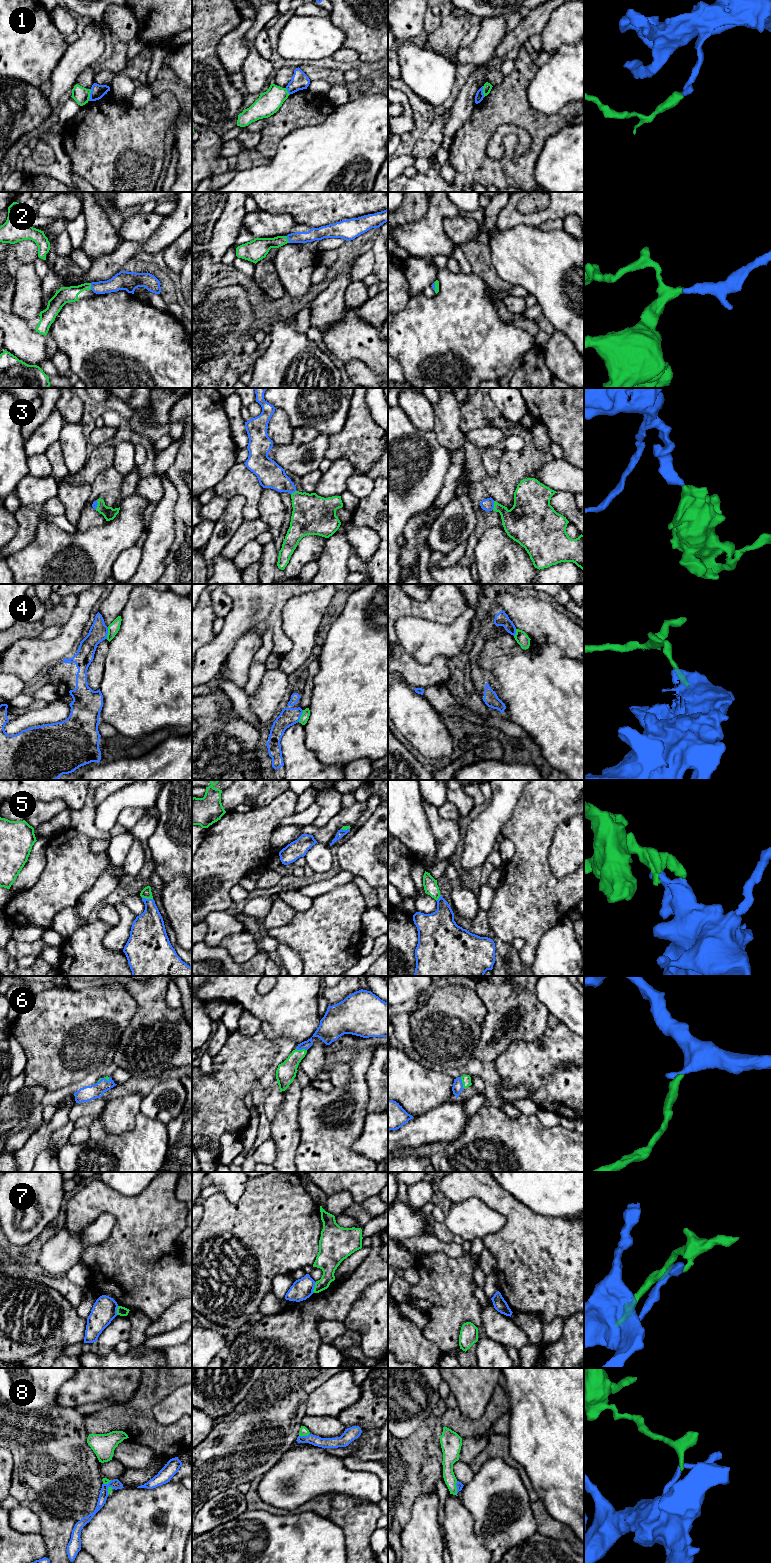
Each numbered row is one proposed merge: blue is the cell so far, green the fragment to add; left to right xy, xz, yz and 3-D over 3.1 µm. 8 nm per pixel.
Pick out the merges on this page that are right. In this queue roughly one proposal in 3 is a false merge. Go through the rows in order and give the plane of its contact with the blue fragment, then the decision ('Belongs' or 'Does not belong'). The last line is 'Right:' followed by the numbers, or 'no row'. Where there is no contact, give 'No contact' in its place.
1: Touches blue in xy. Does not belong
2: Touches blue in xy. Belongs
3: Touches blue in yz. Belongs
4: Touches blue in xy. Does not belong
5: Touches blue in xy. Belongs
6: Touches blue in yz. Belongs
7: Touches blue in xz. Does not belong
8: Touches blue in xz. Does not belong
Right: 2, 3, 5, 6

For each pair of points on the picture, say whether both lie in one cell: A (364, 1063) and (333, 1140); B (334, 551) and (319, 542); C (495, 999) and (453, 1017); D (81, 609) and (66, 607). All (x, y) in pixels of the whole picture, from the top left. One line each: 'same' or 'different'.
A: same
B: different
C: different
D: different

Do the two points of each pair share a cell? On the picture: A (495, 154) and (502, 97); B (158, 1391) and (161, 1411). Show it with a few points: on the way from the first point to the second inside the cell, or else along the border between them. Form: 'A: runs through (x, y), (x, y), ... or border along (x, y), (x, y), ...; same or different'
A: border along (522, 128), (501, 125), (489, 140), (487, 149); different
B: border along (178, 1387), (154, 1406), (153, 1416), (159, 1425); different

